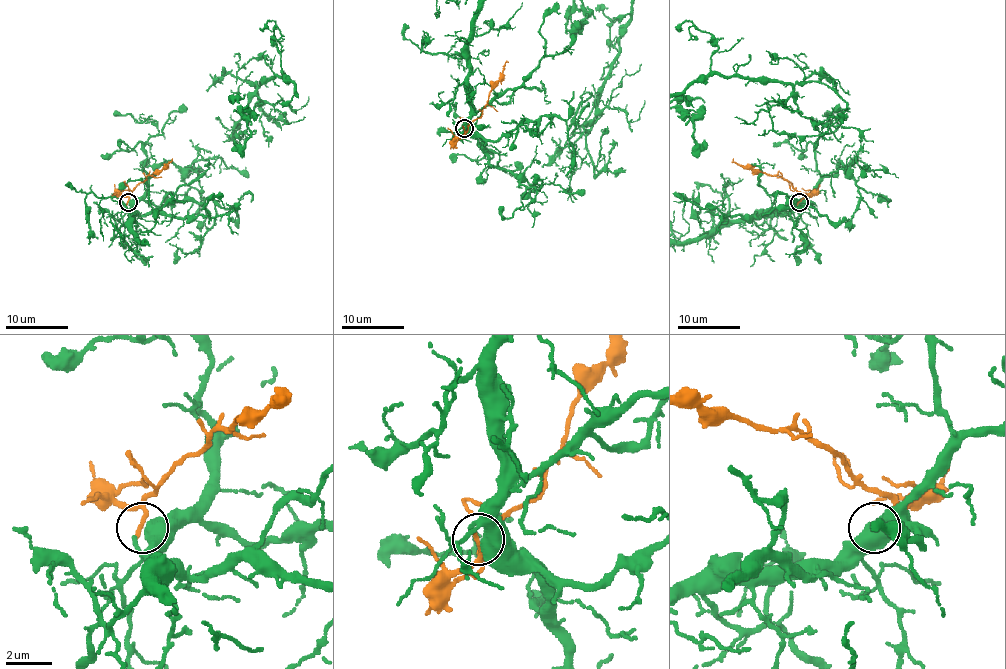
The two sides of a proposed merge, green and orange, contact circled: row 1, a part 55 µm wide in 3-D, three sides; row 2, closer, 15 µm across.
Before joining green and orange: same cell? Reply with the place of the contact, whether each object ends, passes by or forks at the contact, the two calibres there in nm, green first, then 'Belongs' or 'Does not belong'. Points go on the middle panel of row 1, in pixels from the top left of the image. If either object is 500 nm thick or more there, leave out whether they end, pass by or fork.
Place: (464, 128). Thickness 700 nm (green) against 200 nm. Belongs

